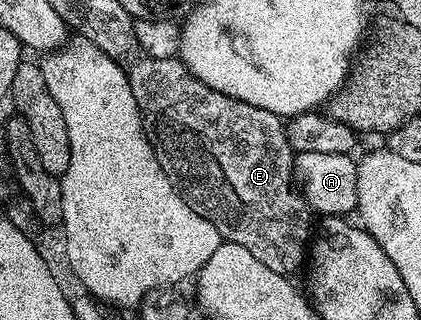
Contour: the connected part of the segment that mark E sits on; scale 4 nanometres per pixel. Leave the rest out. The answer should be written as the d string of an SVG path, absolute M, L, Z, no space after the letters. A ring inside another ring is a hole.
M171 55L171 57L143 57L140 61L133 62L132 65L129 65L127 81L131 84L133 99L137 99L139 118L143 120L143 130L147 132L149 143L157 155L157 163L161 163L161 171L165 171L169 183L179 192L181 199L185 203L189 203L189 207L193 207L193 211L197 211L197 215L209 219L209 223L213 223L213 227L217 227L217 231L223 241L232 241L241 247L245 247L245 251L251 252L260 263L265 263L265 267L269 267L269 271L277 271L284 275L295 275L295 272L302 265L304 268L305 258L309 253L309 242L313 237L313 225L311 229L313 211L309 208L307 201L297 188L295 179L295 159L297 154L291 148L287 138L287 126L284 118L273 115L273 111L265 111L261 107L253 107L253 103L245 103L241 99L233 99L221 91L213 91L213 87L201 83L201 79L197 79L189 72L187 66L175 55Z

